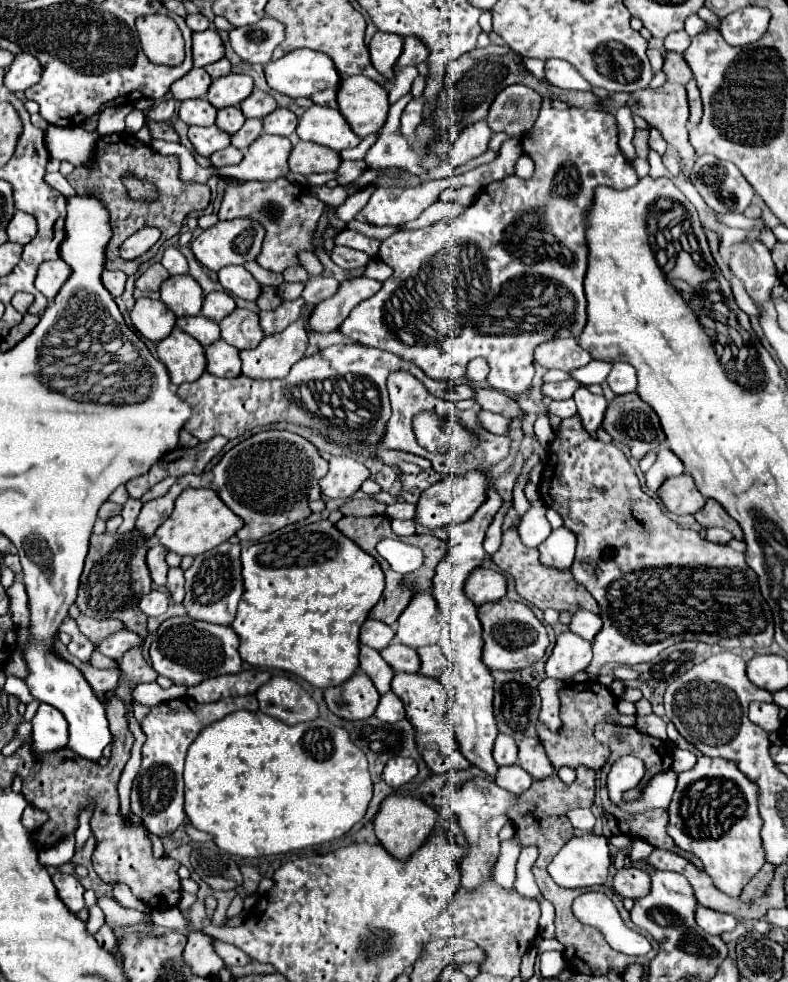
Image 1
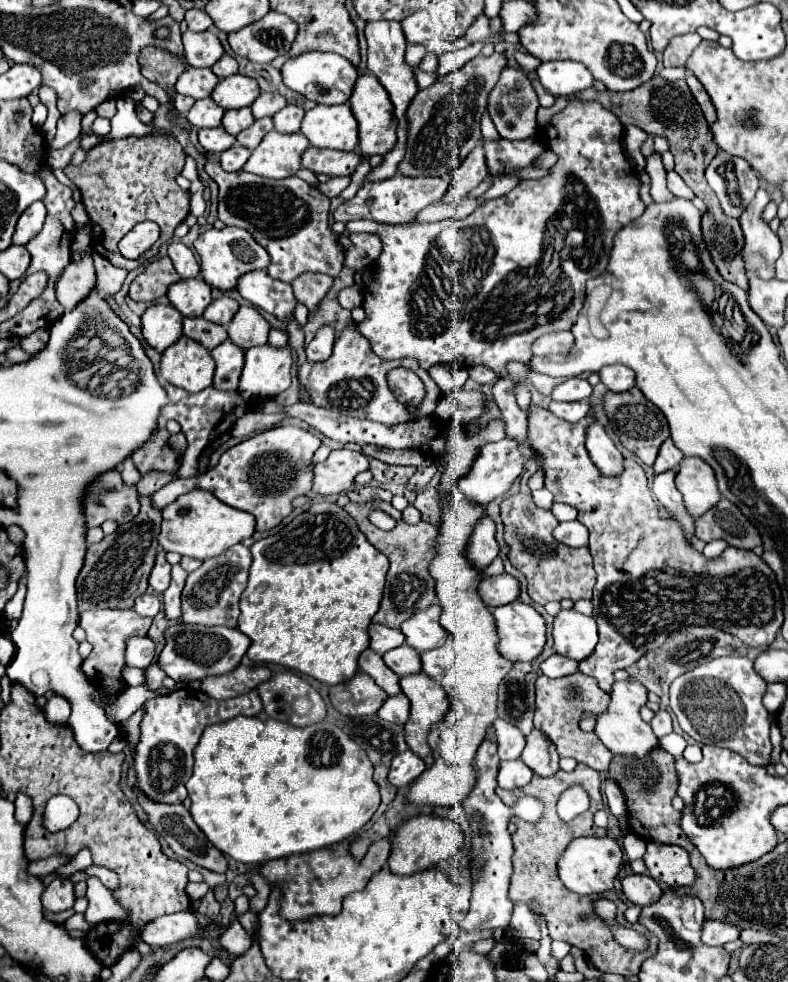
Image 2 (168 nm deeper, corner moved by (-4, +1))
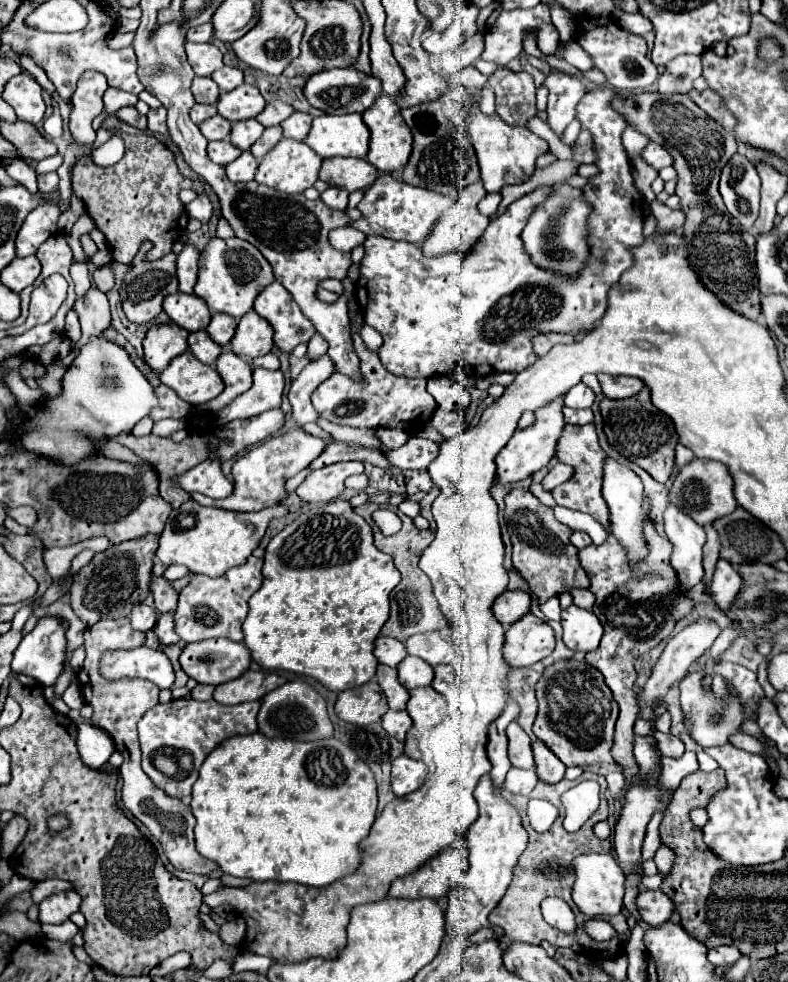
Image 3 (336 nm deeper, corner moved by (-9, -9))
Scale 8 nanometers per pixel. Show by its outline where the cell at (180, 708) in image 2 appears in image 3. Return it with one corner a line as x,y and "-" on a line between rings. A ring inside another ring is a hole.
193,698
157,704
139,722
139,742
143,750
145,774
171,798
181,800
183,796
191,796
193,784
199,774
197,770
215,746
231,736
257,732
259,706
259,700
243,702
237,706
223,706
215,700
197,702

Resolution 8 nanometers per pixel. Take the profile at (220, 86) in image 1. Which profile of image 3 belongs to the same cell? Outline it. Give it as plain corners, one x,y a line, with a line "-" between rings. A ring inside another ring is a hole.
241,84
239,88
221,94
217,102
217,110
223,118
231,122
239,122
239,120
255,118
265,108
265,104
267,102
263,100
263,96
257,92
255,86

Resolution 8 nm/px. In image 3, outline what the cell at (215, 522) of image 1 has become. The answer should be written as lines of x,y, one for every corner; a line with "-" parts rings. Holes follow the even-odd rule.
189,500
181,508
173,510
167,518
165,530
159,540
157,558
171,566
171,564
183,564
195,574
205,574
211,578
221,576
227,572
227,568
243,564
251,552
259,546
259,540
263,538
267,524
275,516
287,516
289,510
285,506
273,506
265,508
263,512
229,512
221,508
207,508
199,506
197,502

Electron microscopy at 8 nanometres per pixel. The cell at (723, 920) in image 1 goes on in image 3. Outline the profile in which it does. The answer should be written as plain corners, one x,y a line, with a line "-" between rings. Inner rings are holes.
717,946
717,948
711,948
709,954
707,954
709,962
715,964
715,966
735,964
739,960
739,956
741,956
741,952
735,946

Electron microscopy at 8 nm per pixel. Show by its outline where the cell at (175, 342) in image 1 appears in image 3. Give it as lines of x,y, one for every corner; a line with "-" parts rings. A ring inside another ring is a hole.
191,352
173,358
159,378
165,386
173,388
181,400
193,406
205,404
223,392
223,380
217,370
195,360

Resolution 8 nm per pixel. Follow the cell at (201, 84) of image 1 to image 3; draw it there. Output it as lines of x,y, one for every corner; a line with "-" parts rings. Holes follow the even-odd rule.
195,78
191,92
199,104
217,104
219,100
219,86
211,78

